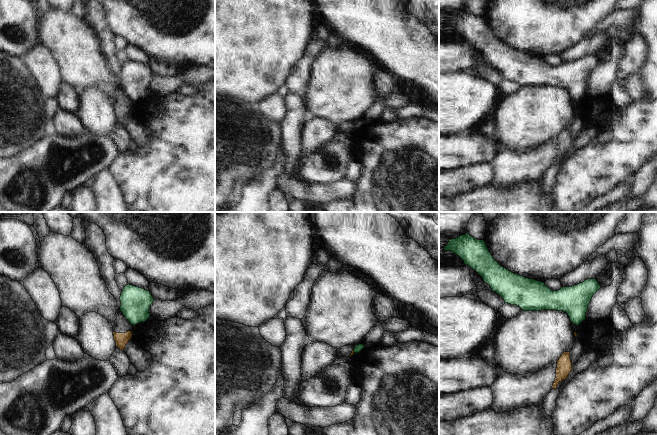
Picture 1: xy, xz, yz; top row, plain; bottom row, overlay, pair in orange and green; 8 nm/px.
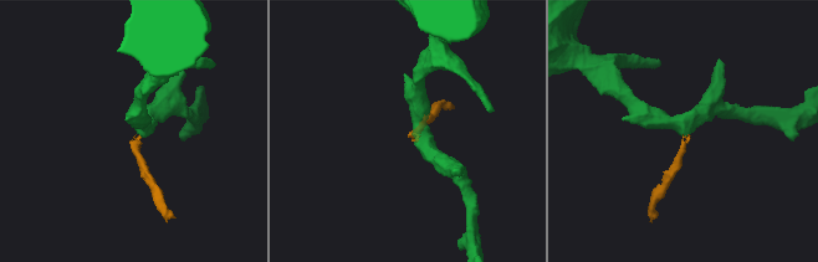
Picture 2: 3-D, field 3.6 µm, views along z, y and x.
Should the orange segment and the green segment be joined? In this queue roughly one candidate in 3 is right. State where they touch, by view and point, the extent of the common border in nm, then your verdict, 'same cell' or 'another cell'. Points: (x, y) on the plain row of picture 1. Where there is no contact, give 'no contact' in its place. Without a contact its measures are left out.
xz (353, 127) | 30 nm | another cell

